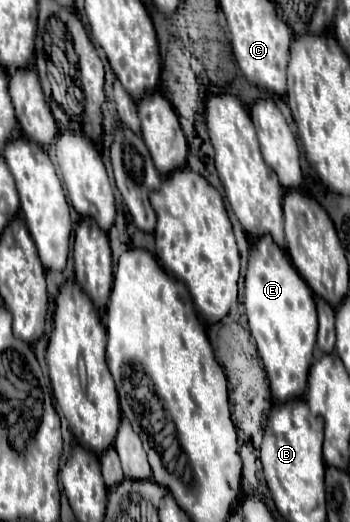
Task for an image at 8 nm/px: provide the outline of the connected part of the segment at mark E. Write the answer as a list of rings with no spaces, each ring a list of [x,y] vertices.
[[[264,235],[250,253],[244,305],[250,333],[264,361],[272,397],[282,403],[302,397],[308,385],[308,369],[316,345],[314,335],[318,331],[318,317],[310,287],[302,283],[302,277],[294,271],[288,255],[272,241],[270,235]]]

